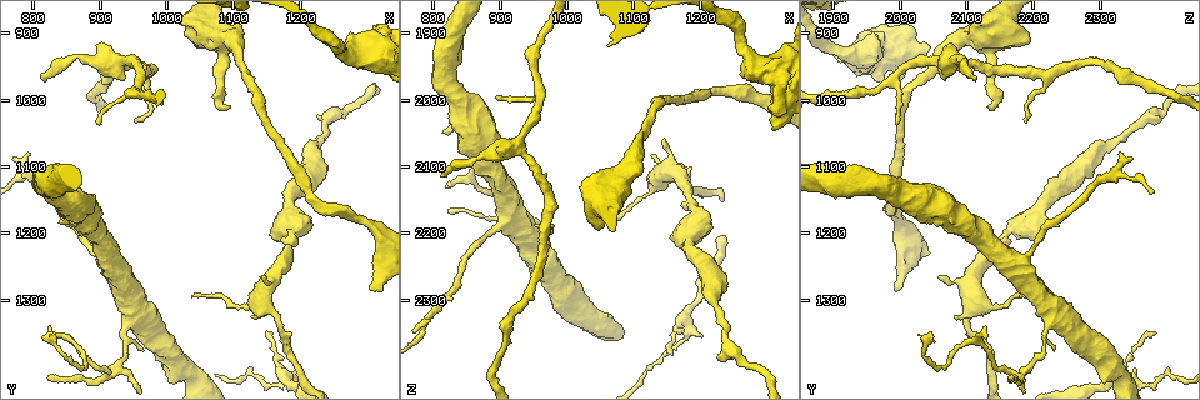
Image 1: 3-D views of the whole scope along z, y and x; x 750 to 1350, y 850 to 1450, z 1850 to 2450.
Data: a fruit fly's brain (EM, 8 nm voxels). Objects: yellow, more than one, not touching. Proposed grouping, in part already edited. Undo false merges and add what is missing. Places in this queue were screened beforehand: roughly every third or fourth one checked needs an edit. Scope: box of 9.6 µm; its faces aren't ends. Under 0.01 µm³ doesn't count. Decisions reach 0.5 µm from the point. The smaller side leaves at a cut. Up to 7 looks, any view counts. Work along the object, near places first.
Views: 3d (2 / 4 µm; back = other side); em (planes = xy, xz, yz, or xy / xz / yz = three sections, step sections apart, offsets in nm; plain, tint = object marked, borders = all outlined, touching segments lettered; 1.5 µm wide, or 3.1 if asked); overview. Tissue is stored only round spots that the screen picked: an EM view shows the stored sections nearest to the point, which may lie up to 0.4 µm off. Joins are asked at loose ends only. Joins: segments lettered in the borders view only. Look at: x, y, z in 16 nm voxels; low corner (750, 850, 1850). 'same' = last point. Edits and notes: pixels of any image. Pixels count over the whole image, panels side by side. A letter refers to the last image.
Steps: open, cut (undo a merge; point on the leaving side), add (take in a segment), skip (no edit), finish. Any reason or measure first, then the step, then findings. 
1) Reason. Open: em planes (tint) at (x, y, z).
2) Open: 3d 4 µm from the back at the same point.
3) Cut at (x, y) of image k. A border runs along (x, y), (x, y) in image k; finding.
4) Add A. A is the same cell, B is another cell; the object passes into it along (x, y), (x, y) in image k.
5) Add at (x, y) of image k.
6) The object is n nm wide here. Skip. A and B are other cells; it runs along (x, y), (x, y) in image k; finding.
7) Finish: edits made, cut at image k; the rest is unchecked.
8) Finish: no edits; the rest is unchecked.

Branch stops here. Open: em planes (tint) at (900, 1035, 1995).

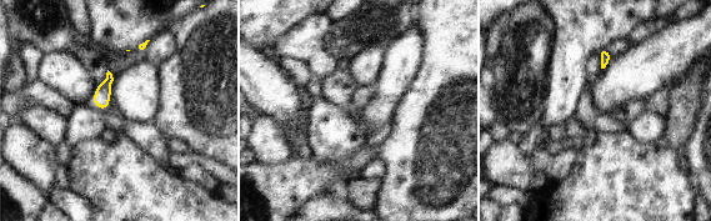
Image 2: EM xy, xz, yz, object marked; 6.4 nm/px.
Open: em planes (borders) at the same point.

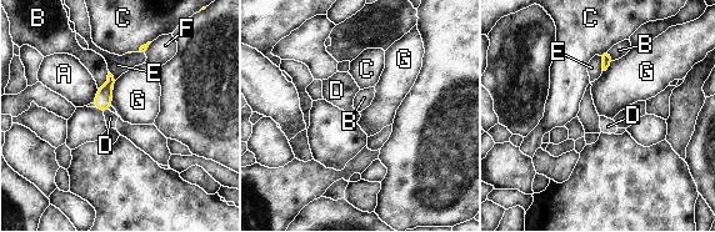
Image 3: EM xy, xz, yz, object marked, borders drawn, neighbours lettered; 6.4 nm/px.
The longest contact is with B, 130 nm. Skip. A, B, C, D, E, F and G are other cells; a border runs along (613, 61), (603, 71) in image 3; none of them fits.

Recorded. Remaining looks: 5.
Thick turns thin. Open: 3d 2 µm at (925, 940, 2070).

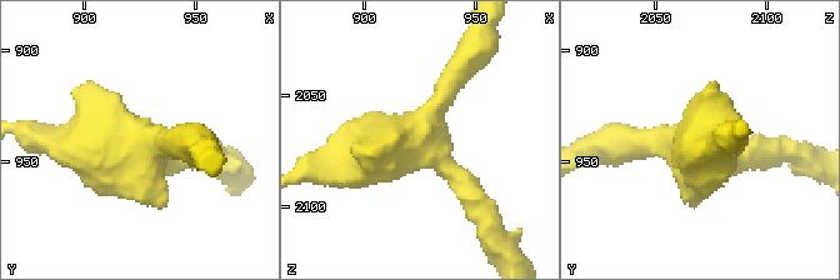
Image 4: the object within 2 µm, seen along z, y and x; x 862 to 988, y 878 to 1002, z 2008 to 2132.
Open: em xy step 8 (borders) at (925, 945, 2071).

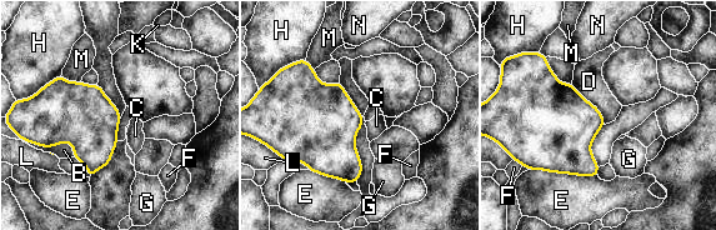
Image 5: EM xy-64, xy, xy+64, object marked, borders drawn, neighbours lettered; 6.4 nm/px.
The longest contact is with E, 460 nm. Skip. B, C, D, E, F, G, H, K, L, M and N are other cells; a border runs along (571, 83), (597, 109), (605, 124) in image 5; one cell here.

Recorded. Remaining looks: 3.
A fork. Open: em xy step 8 (plain) at (915, 1410, 2175).

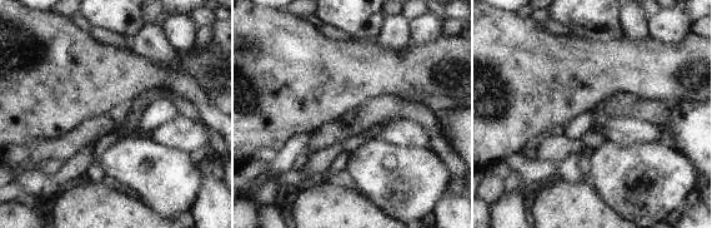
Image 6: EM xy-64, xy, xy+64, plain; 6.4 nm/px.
Open: em xy step 8 (tint) at the same point.

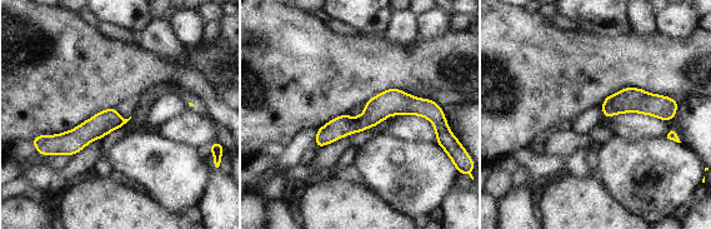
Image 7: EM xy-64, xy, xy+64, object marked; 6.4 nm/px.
Open: em xy step 8 (borders) at the same point.

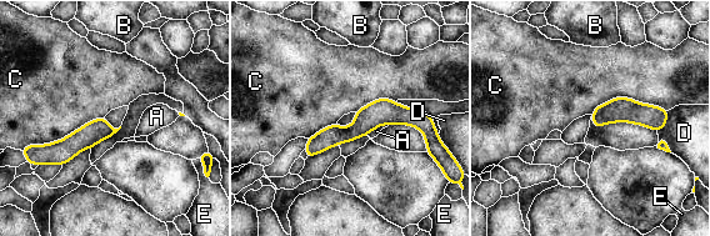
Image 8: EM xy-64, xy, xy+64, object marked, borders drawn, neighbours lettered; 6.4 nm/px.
Skip. A, B, C, D and E are other cells; a border runs along (668, 110), (611, 98), (591, 115) in image 8; continuous, no second cell.

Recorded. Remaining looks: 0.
Finish: no edits; the rest is unchecked.

